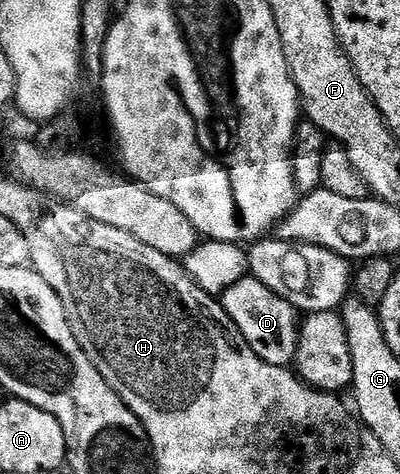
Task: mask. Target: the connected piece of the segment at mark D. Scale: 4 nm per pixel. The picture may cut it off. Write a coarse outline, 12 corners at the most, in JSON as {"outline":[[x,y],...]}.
{"outline":[[252,275],[221,295],[246,348],[288,368],[298,310]]}

